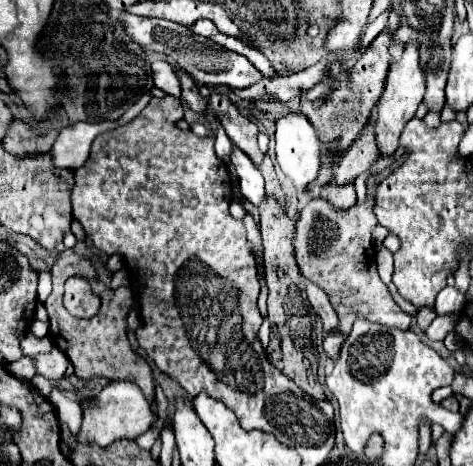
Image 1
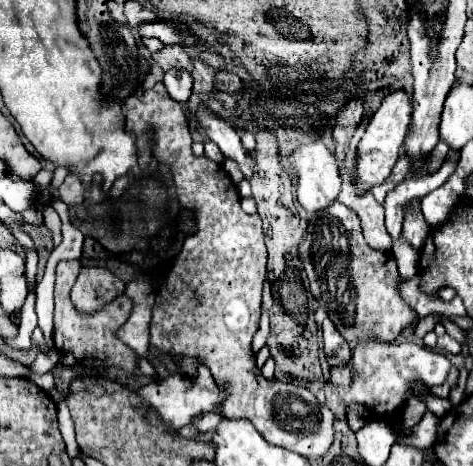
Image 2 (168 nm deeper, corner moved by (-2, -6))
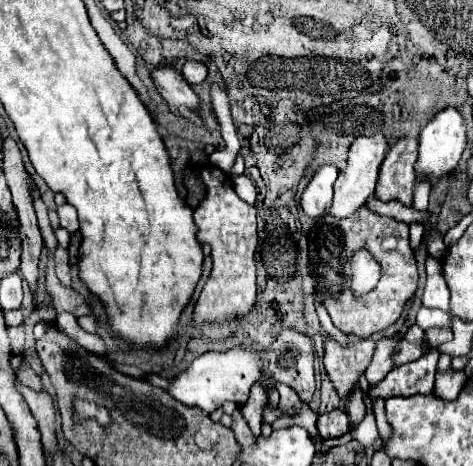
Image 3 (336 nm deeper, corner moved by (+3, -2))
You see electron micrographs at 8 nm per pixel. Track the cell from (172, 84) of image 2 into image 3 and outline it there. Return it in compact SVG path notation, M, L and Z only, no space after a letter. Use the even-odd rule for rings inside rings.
M186 62L184 68L182 68L182 76L184 76L184 80L188 84L200 84L200 82L204 82L206 74L208 74L208 68L202 62Z

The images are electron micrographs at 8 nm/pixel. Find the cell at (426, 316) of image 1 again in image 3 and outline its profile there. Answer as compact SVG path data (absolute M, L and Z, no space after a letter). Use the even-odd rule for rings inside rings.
M336 340L326 342L324 366L340 400L346 402L350 392L358 386L360 376L372 360L374 348L374 340L360 340L356 342L356 348L342 348Z

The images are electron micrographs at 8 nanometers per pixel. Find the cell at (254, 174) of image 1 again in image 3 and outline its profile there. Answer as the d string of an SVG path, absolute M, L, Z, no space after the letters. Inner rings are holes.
M160 66L160 68L150 68L150 76L154 86L158 88L160 96L168 102L170 110L178 114L178 106L184 104L190 110L198 108L198 96L192 92L188 82L170 66Z

